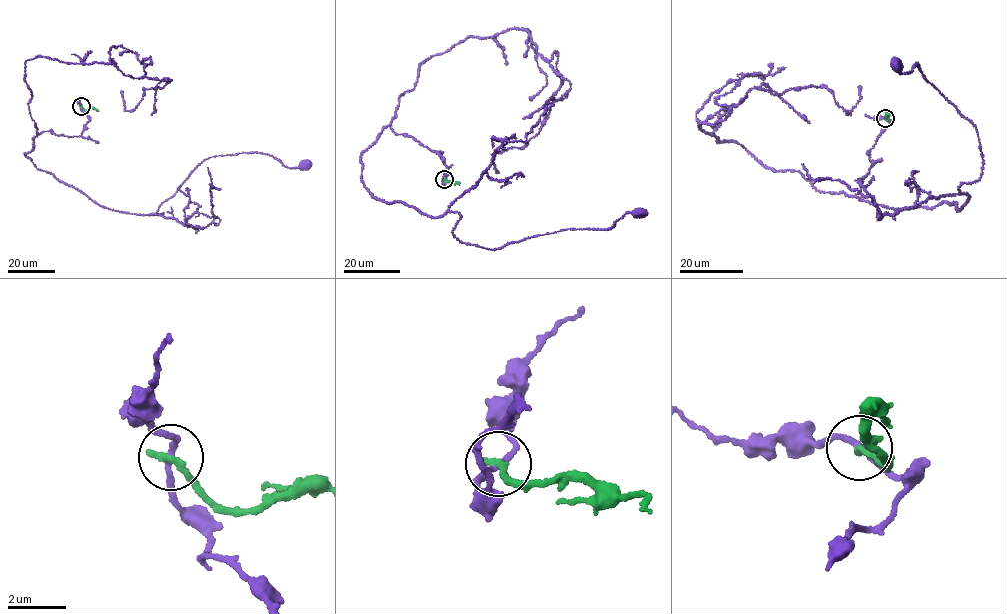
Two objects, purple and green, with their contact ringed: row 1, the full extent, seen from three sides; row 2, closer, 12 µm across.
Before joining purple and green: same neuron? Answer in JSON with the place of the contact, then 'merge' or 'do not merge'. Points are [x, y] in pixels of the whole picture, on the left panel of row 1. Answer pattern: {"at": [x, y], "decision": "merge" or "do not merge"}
{"at": [81, 106], "decision": "do not merge"}

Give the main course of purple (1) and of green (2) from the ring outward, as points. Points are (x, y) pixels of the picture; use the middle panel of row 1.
1: (444, 179), (438, 153), (390, 126), (361, 155), (371, 194), (456, 211), (457, 239), (490, 249), (640, 212)
2: (444, 179), (459, 184)

